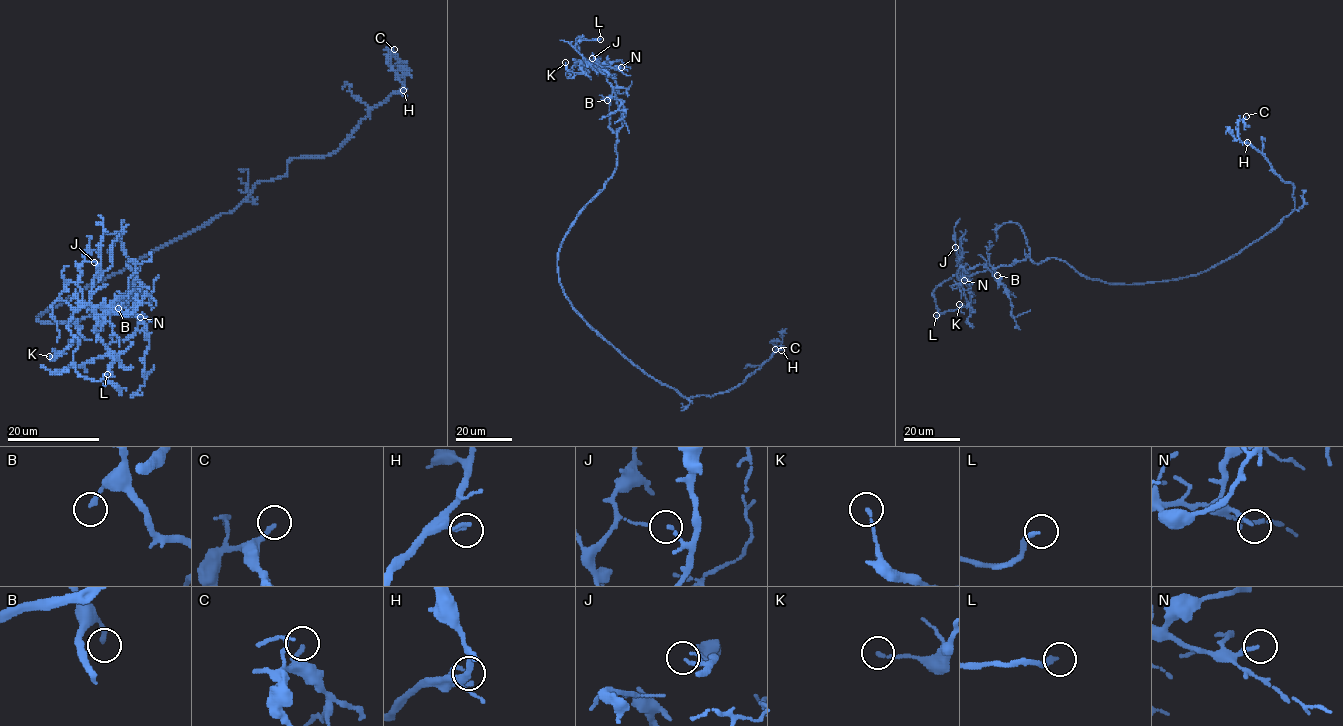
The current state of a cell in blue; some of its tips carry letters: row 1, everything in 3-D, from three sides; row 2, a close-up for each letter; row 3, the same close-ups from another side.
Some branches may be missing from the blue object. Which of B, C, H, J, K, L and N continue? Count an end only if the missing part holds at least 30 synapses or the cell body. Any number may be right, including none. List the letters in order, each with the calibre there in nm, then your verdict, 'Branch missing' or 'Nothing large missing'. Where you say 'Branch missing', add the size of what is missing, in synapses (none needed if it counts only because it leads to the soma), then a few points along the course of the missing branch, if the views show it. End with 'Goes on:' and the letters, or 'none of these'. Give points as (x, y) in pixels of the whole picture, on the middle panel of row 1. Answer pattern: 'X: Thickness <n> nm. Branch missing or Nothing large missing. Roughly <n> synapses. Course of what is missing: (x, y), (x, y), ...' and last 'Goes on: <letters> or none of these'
B: Thickness 200 nm. Nothing large missing
C: Thickness 200 nm. Branch missing. Roughly 35 synapses
H: Thickness 150 nm. Nothing large missing
J: Thickness 110 nm. Nothing large missing
K: Thickness 140 nm. Nothing large missing
L: Thickness 190 nm. Branch missing. Course of what is missing: (600, 39), (621, 35), (636, 37), (650, 32)
N: Thickness 170 nm. Nothing large missing
Goes on: C, L

